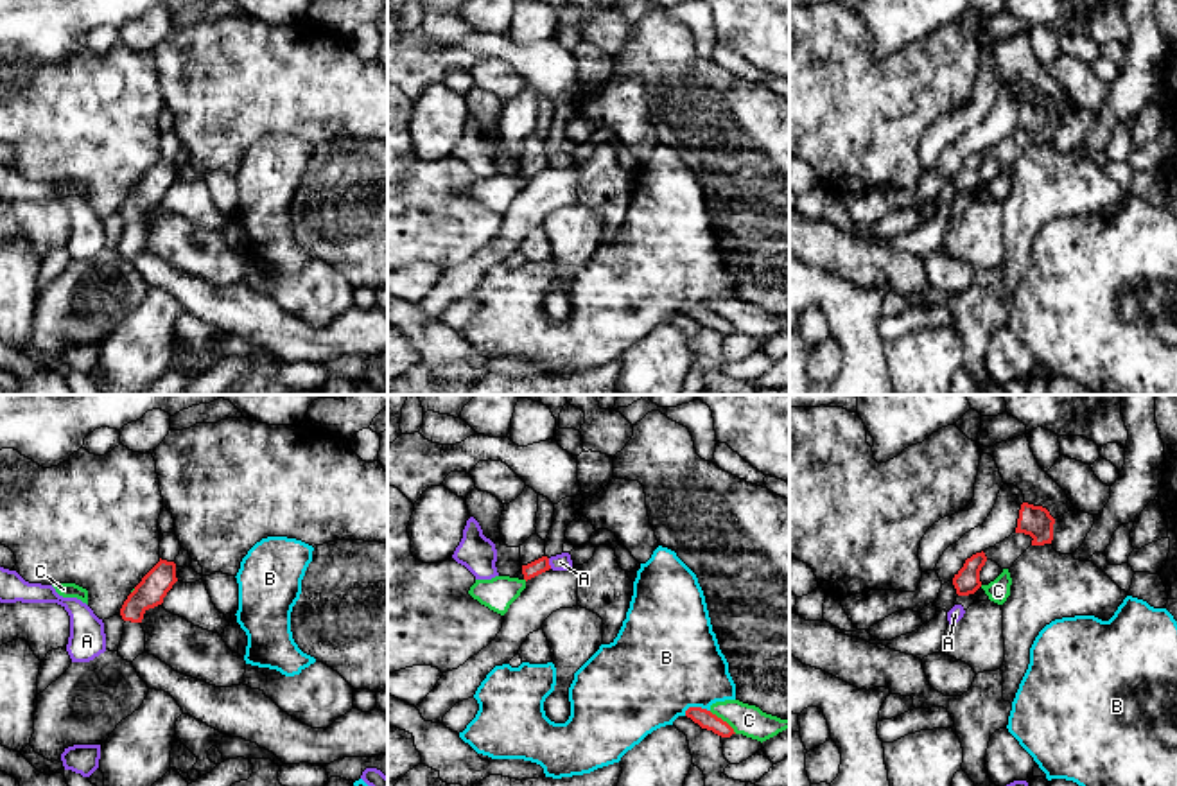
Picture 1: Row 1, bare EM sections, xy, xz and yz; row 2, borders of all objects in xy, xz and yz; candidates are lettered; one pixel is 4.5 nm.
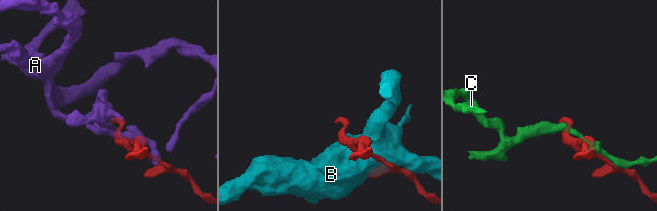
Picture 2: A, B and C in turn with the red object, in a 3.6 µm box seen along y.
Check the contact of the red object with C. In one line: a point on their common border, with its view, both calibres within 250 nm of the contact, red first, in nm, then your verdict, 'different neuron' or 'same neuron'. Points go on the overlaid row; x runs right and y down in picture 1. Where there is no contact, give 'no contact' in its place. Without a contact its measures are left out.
meets red in xz at (722, 720); 80 nm thick on the red side, 140 nm on the other; different neuron

